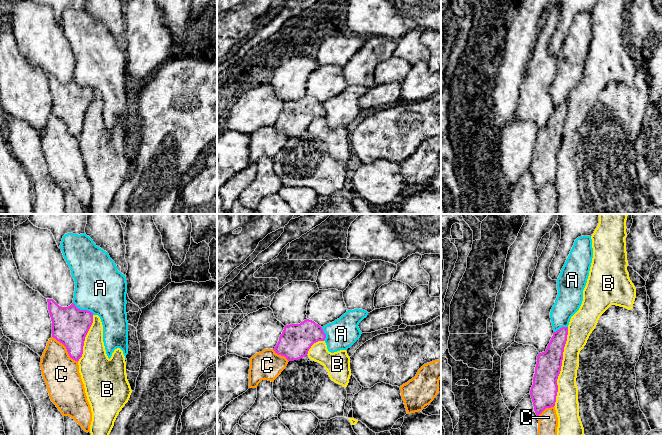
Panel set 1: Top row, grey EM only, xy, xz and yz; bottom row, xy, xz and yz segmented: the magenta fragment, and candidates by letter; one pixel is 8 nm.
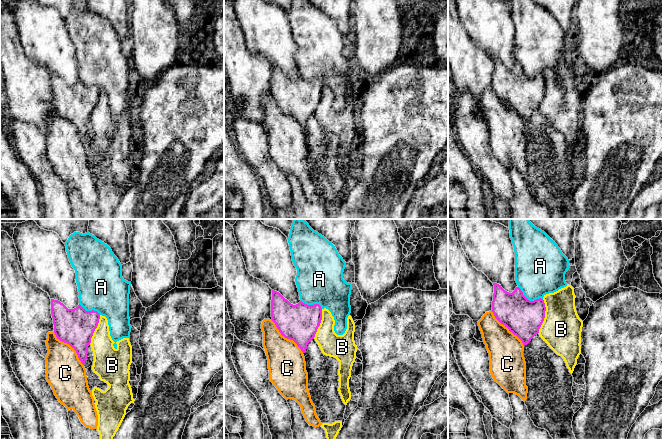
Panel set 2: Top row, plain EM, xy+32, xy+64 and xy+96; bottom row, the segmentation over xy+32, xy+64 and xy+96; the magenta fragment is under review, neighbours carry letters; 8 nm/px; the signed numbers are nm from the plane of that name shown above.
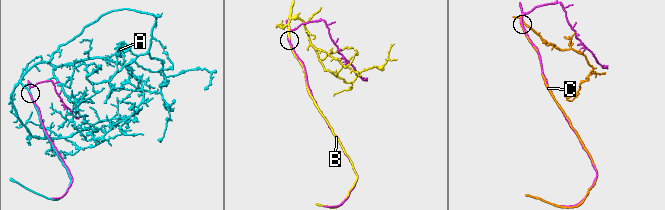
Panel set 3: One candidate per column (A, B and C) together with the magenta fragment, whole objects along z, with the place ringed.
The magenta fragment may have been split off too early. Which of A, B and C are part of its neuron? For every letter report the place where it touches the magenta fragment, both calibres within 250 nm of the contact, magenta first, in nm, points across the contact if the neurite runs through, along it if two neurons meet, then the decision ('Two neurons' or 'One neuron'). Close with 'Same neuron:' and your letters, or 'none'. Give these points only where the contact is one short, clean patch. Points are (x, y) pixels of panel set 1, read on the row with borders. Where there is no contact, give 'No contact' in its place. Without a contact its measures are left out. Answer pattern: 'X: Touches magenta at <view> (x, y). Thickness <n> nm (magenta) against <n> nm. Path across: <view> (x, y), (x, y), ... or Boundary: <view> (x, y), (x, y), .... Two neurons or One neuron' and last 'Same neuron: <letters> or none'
A: Touches magenta at xy (83, 310). Thickness 300 nm (magenta) against 400 nm. Two neurons
B: Touches magenta at yz (560, 367). Thickness 220 nm (magenta) against 180 nm. Two neurons
C: Touches magenta at xy (66, 348). Thickness 300 nm (magenta) against 280 nm. Two neurons
Same neuron: none

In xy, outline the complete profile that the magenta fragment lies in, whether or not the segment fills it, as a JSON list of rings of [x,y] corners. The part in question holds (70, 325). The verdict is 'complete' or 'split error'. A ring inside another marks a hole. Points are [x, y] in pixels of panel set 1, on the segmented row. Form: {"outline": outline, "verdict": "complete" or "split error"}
{"outline": [[[47,299],[47,302],[52,337],[66,347],[70,358],[78,362],[83,354],[85,337],[93,323],[93,313],[78,309],[74,303],[61,307],[53,299]]], "verdict": "complete"}

